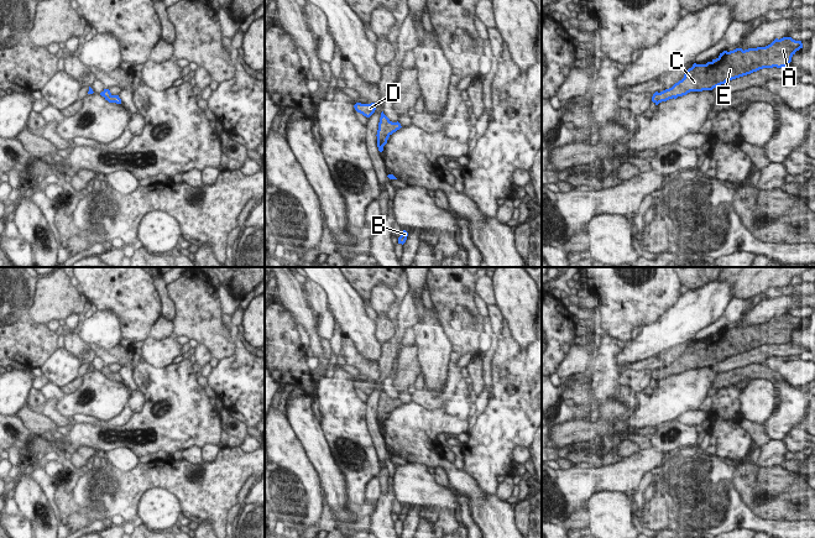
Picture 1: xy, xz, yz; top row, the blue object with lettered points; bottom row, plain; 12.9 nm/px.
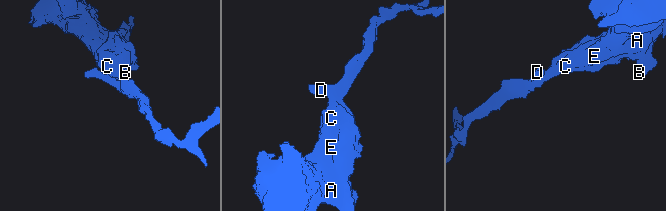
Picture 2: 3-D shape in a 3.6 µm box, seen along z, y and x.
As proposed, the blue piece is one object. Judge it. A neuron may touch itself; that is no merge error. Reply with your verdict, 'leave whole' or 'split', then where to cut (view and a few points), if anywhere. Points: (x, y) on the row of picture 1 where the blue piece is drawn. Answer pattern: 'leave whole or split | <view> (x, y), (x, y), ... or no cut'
leave whole | no cut

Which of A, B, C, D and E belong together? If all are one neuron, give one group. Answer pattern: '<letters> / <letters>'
A B C D E

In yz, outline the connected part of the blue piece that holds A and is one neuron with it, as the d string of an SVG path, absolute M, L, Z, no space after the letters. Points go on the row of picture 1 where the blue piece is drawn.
M792 37L775 38L770 45L757 48L736 48L723 51L716 59L706 64L694 63L684 78L672 88L655 92L652 101L658 105L669 99L686 95L690 92L712 90L728 80L751 74L763 68L782 68L792 62L796 51L803 48L801 41Z

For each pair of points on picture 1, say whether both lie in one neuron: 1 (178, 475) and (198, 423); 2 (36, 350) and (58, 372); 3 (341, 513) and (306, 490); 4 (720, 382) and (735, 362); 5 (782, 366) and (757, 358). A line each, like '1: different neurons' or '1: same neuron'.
1: different neurons
2: different neurons
3: different neurons
4: different neurons
5: different neurons

